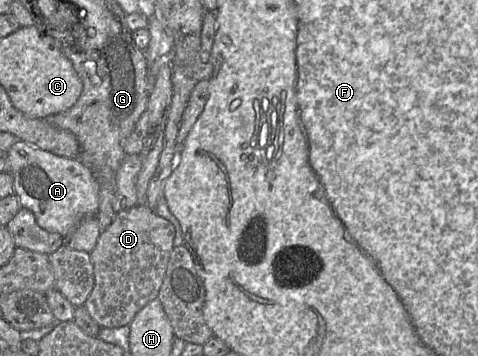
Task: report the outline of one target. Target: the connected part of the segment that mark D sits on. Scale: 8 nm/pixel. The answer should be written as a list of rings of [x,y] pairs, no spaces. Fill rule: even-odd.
[[[136,205],[117,212],[112,223],[101,232],[96,246],[89,253],[93,264],[94,286],[83,306],[101,328],[129,325],[134,316],[159,293],[175,236],[174,226],[147,205]]]

